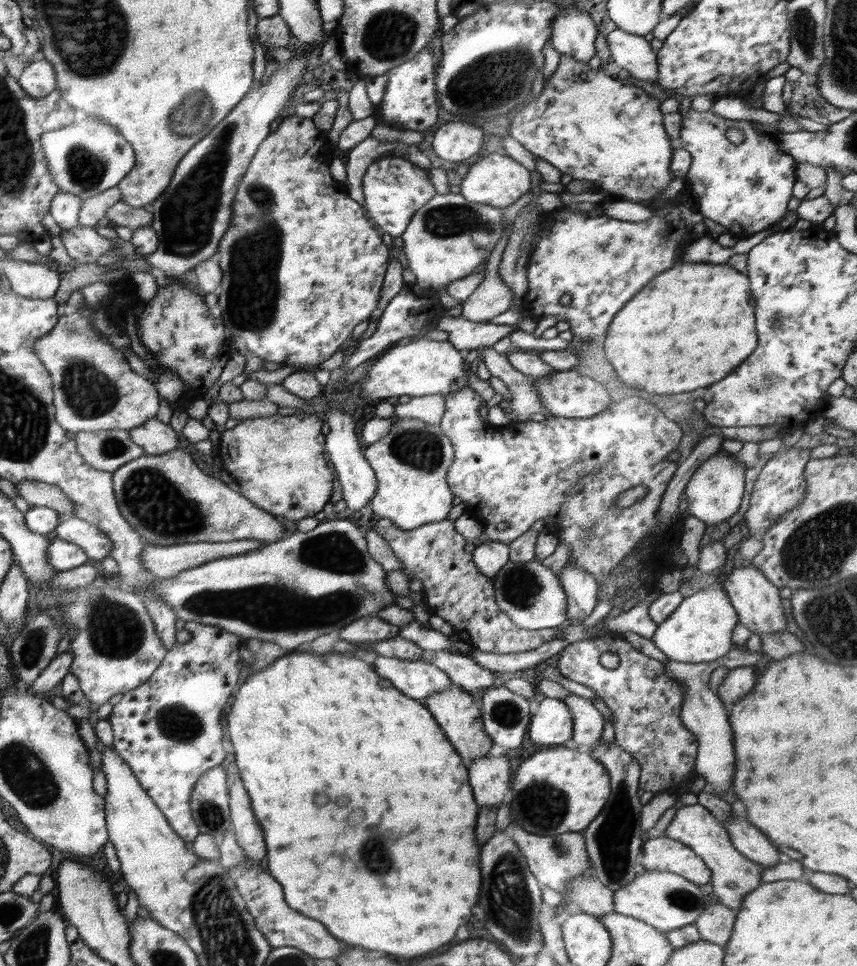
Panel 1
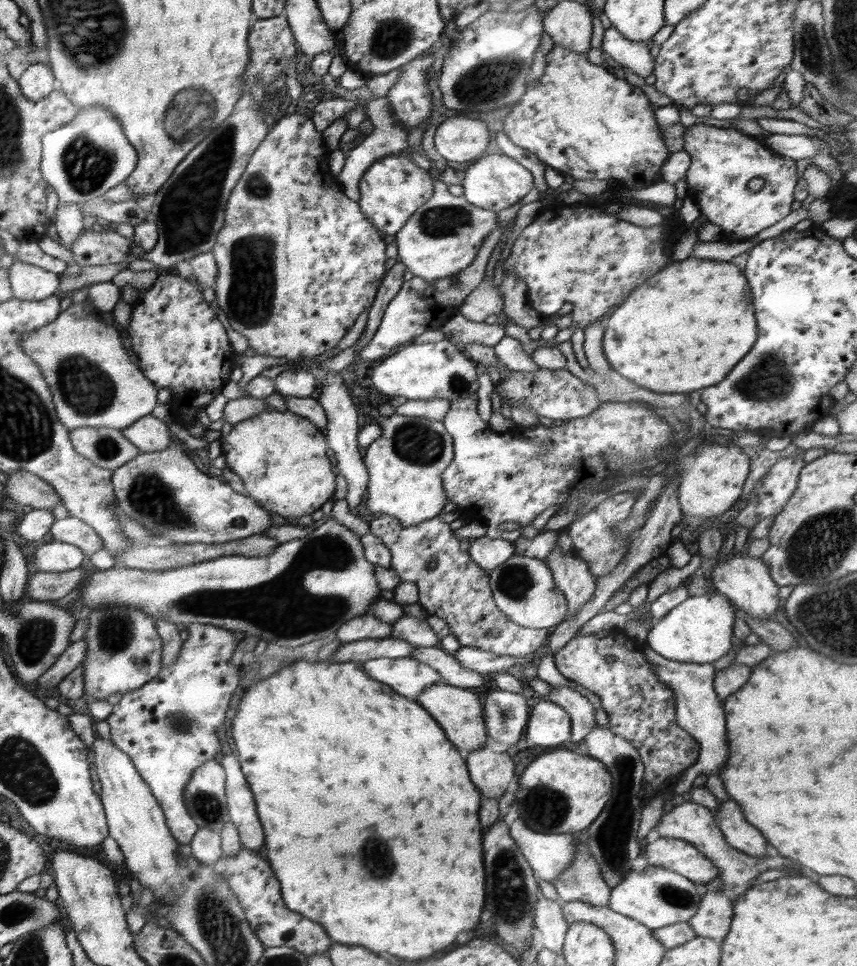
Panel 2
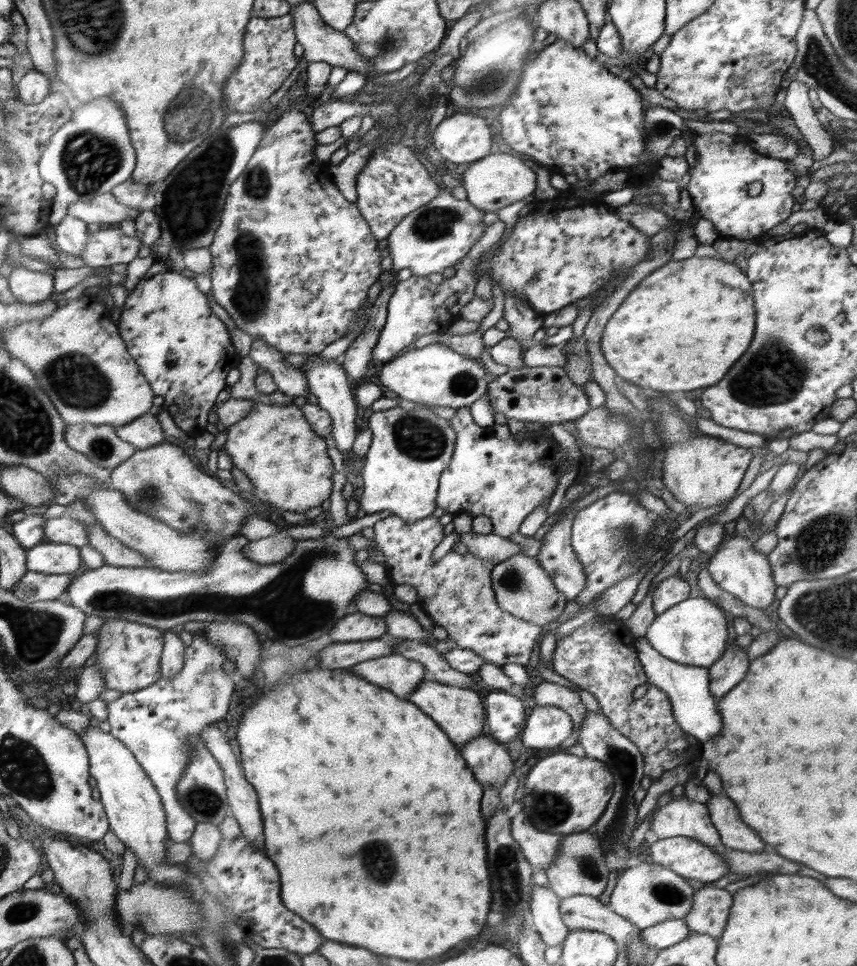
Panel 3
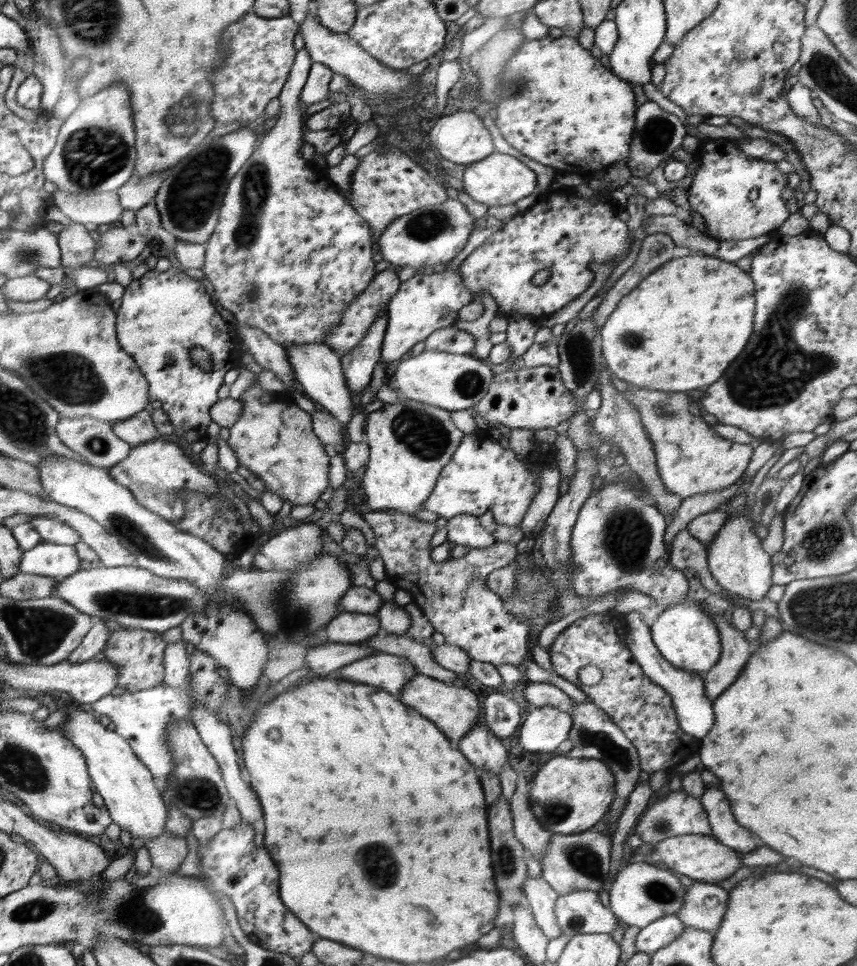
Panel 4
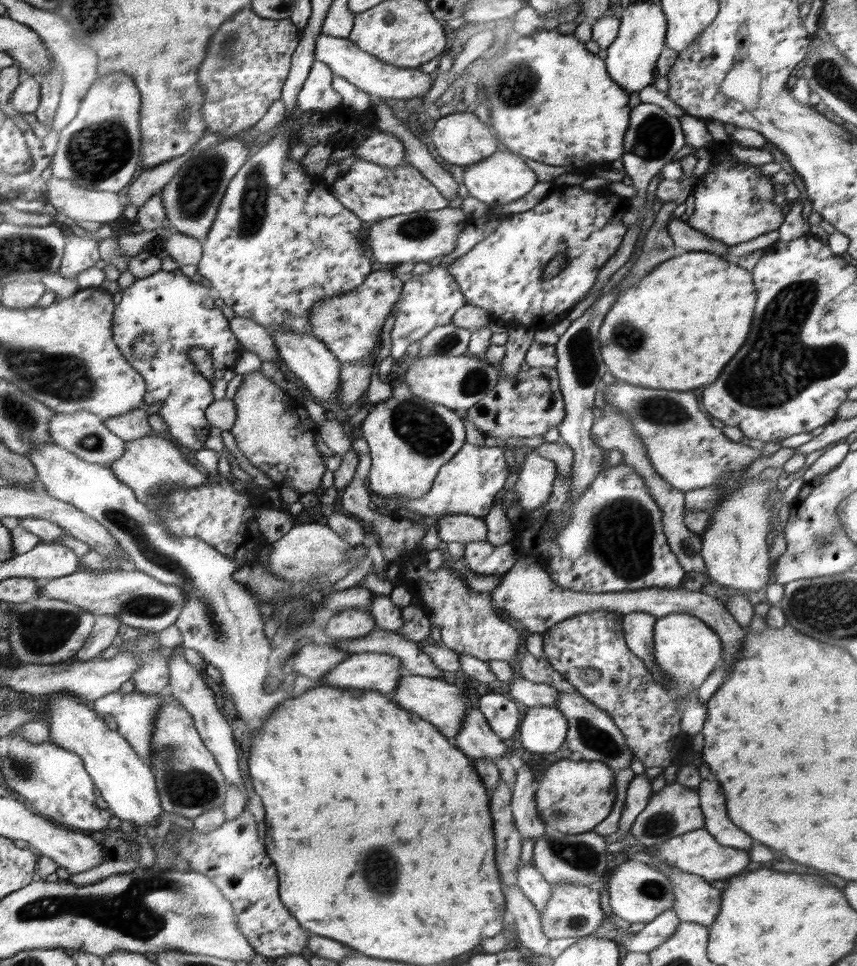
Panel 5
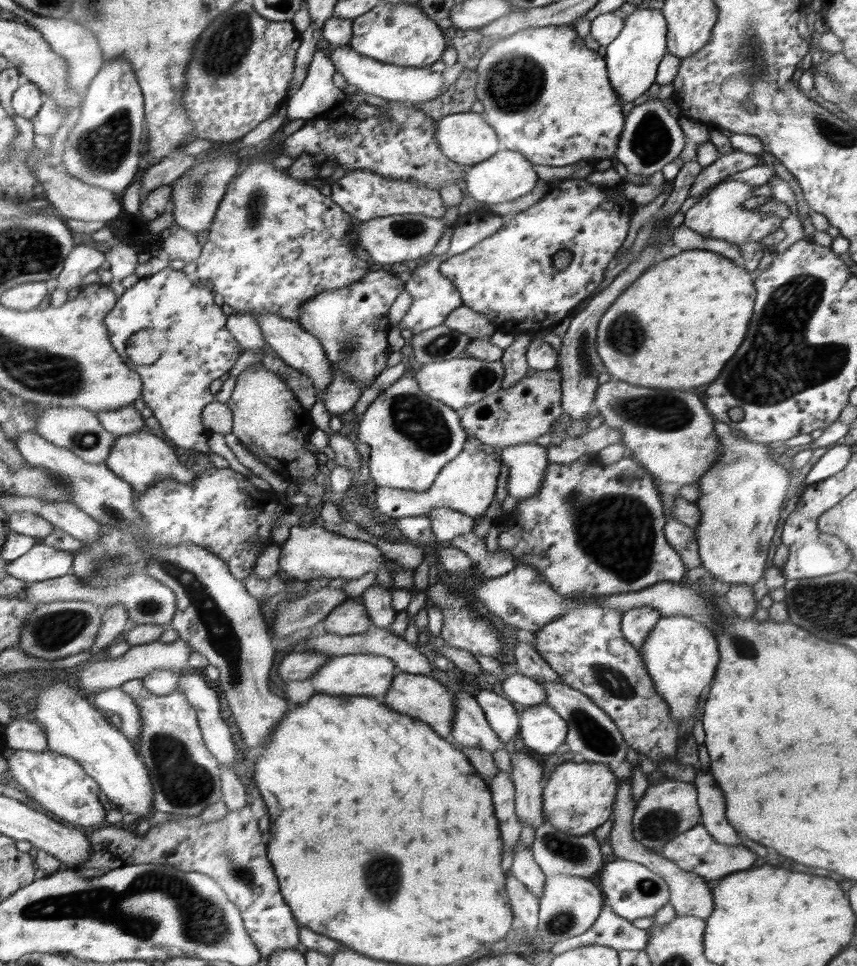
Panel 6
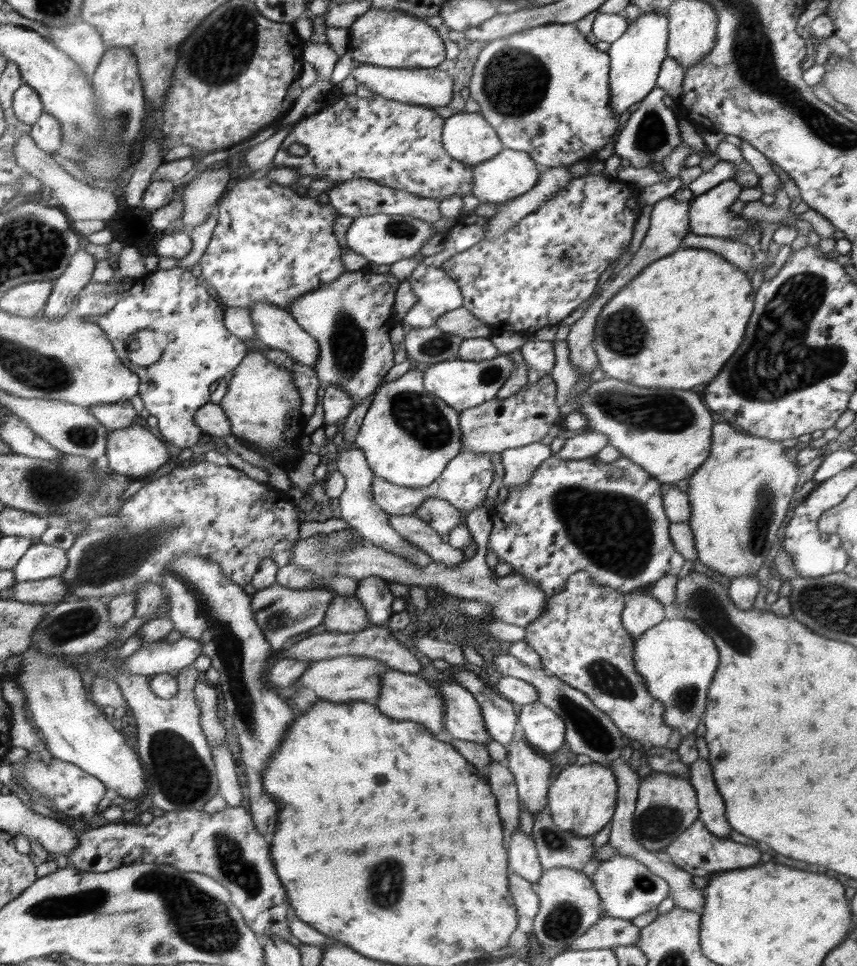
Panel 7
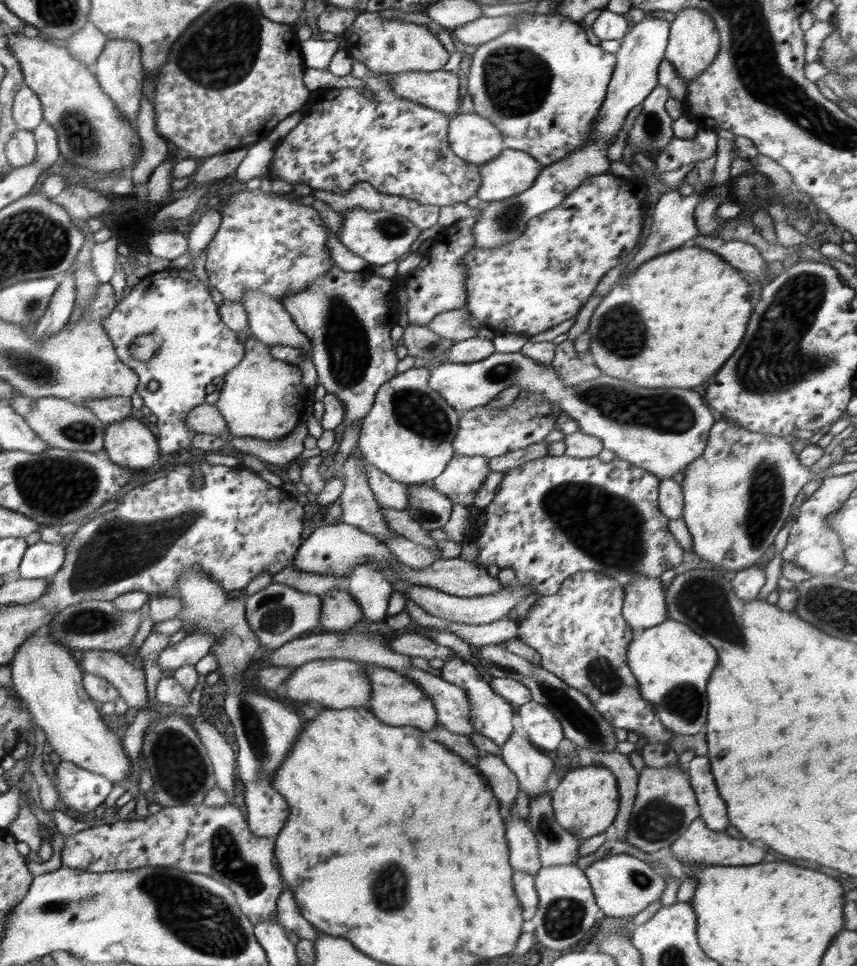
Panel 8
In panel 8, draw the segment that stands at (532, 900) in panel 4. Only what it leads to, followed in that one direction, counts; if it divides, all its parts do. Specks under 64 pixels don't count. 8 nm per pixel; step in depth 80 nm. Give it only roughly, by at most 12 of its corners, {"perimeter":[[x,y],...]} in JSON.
{"perimeter":[[504,822],[510,866],[536,876],[542,866],[529,822]]}

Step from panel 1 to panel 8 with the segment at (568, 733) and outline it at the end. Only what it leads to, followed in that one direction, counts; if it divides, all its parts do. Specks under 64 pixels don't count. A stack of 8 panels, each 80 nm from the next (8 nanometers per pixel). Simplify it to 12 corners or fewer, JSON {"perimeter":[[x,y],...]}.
{"perimeter":[[532,700],[516,726],[541,751],[565,737],[552,711]]}

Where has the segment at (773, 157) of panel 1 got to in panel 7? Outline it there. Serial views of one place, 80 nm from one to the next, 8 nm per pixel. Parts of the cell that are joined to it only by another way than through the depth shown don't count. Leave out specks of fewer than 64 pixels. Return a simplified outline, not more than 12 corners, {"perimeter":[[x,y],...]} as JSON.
{"perimeter":[[736,178],[694,198],[694,234],[736,239],[750,223],[729,208],[744,187]]}

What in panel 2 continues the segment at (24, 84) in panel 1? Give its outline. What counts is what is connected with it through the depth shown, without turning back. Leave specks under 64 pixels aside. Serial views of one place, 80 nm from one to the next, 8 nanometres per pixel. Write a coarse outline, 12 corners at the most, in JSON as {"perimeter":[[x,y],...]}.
{"perimeter":[[46,63],[21,67],[21,93],[34,101],[52,91],[54,75]]}

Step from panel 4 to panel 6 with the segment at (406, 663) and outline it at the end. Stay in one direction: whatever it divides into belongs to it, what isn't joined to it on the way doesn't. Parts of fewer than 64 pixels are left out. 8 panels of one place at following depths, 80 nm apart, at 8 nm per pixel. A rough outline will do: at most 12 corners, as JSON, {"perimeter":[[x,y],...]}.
{"perimeter":[[376,654],[328,659],[315,692],[383,699],[396,675]]}

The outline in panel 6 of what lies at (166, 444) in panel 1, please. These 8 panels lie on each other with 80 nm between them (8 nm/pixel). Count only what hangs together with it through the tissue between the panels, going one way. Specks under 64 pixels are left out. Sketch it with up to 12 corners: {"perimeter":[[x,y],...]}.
{"perimeter":[[134,405],[97,412],[101,425],[117,436],[142,431]]}

